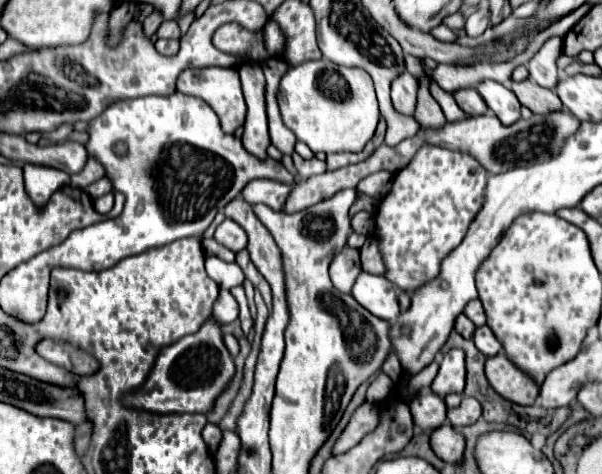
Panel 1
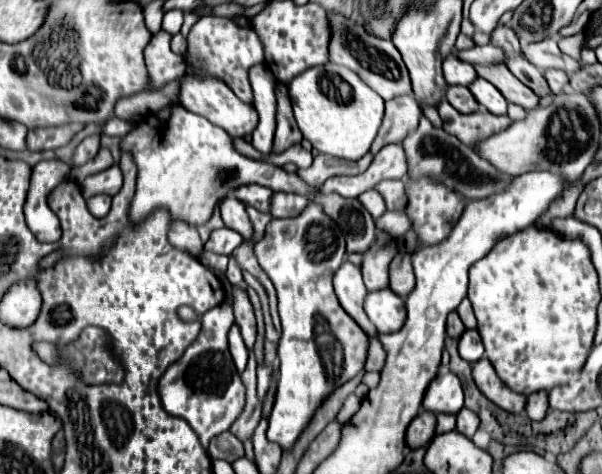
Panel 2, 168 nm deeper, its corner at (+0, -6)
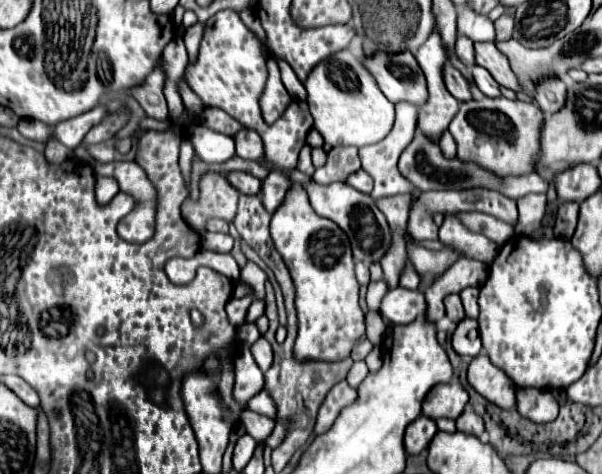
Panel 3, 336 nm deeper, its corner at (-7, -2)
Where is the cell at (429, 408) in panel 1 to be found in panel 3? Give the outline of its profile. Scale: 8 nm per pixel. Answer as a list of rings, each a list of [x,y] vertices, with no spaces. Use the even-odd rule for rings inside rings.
[[[419,416],[405,430],[405,438],[403,438],[405,452],[407,454],[419,454],[419,452],[423,452],[429,446],[431,438],[435,436],[435,432],[437,432],[435,422],[431,418],[427,418],[427,416]]]

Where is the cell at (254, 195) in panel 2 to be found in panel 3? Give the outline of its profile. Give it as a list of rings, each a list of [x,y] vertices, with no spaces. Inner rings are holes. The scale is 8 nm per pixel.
[[[233,170],[227,174],[227,180],[241,194],[259,194],[259,190],[261,190],[261,180],[257,180],[255,176],[251,176],[247,172],[235,172]]]

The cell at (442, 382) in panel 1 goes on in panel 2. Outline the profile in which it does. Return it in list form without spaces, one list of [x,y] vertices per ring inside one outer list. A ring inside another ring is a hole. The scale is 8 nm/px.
[[[452,372],[438,374],[424,394],[424,408],[434,414],[438,412],[458,414],[462,406],[464,406],[464,394],[458,376]]]

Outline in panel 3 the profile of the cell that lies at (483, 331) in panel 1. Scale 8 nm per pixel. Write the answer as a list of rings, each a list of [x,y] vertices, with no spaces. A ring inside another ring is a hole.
[[[463,318],[453,336],[451,336],[451,346],[459,356],[477,356],[481,352],[481,338],[479,338],[479,330],[477,330],[477,320],[471,318]]]

